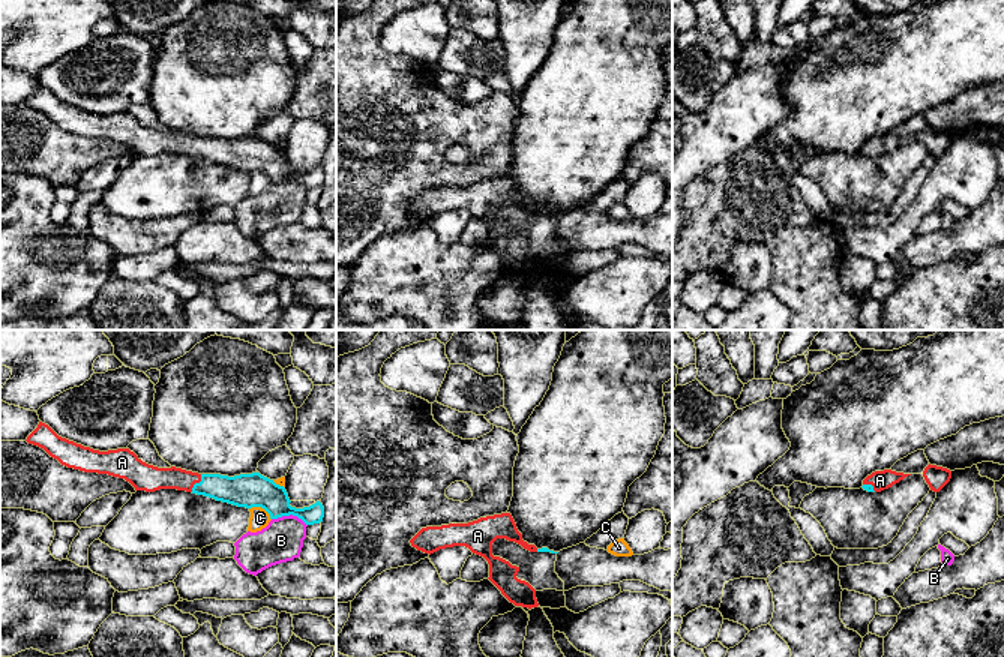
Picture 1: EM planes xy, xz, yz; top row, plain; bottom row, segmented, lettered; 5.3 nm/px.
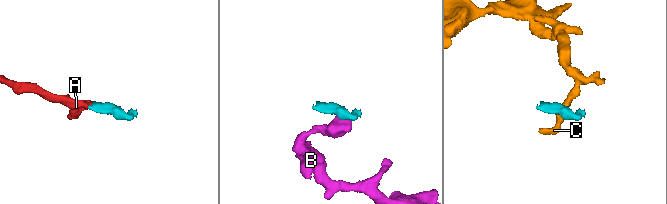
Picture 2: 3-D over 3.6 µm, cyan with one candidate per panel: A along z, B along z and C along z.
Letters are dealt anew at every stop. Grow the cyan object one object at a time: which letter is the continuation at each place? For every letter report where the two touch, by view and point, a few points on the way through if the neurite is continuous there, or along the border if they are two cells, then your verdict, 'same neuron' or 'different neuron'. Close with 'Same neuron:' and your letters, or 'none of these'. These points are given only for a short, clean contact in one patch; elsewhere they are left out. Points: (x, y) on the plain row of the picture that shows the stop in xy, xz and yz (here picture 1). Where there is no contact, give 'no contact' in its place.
A: xy (197, 147) | across xy (242, 155), (197, 147), (180, 143), (150, 143) | same neuron
B: xy (290, 177) | along xy (272, 182), (294, 179), (306, 189) | different neuron
C: xy (261, 171) | along xy (249, 171), (261, 171), (270, 183) | different neuron
Same neuron: A

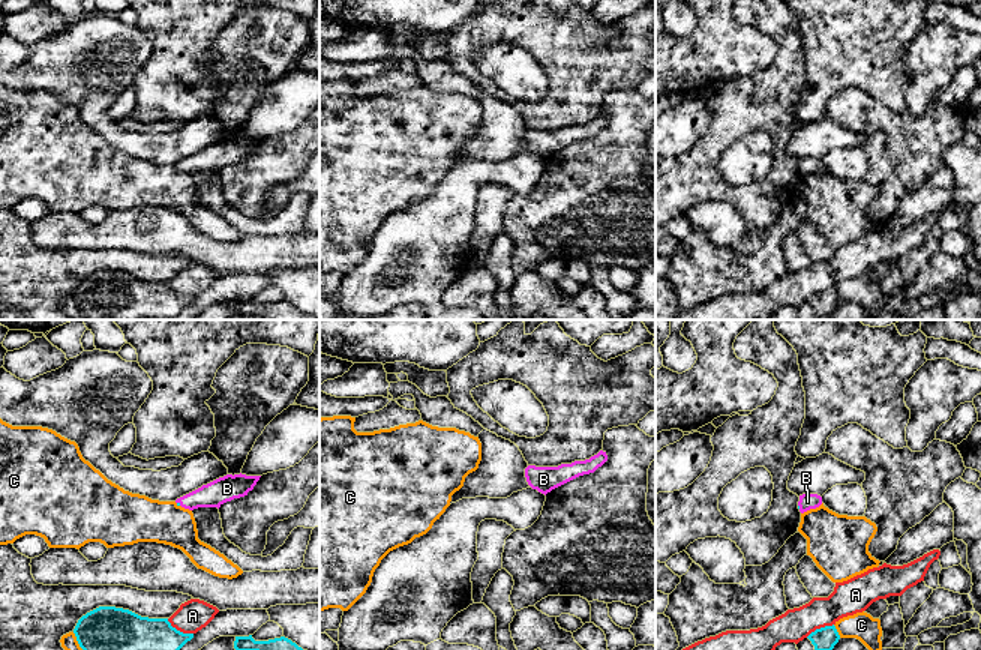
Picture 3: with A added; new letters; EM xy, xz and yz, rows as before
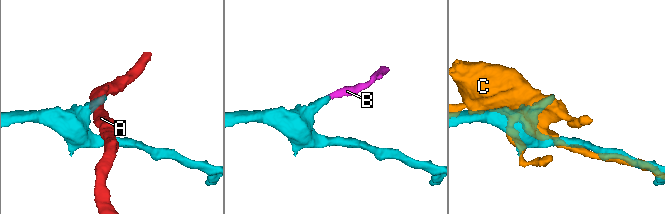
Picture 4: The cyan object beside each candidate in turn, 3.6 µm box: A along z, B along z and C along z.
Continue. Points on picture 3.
A: xy (179, 294) | along xy (167, 282), (177, 293), (192, 297) | different neuron
B: xy (179, 167) | across xy (177, 167), (179, 167), (212, 159), (222, 153) | same neuron
C: yz (836, 294) | different neuron
Same neuron: B

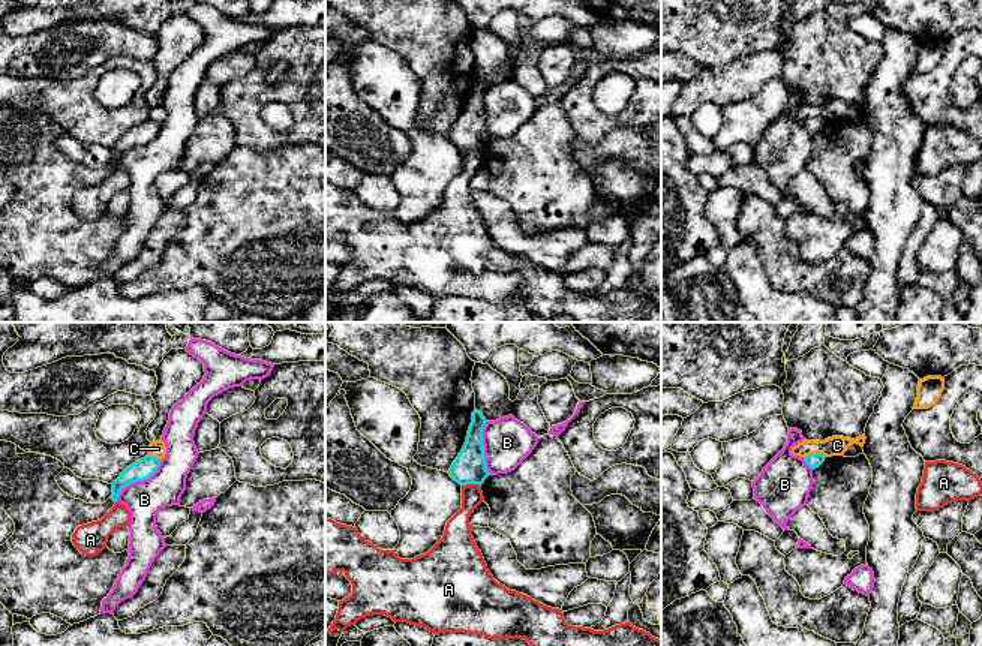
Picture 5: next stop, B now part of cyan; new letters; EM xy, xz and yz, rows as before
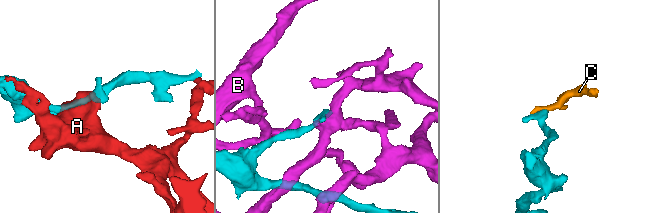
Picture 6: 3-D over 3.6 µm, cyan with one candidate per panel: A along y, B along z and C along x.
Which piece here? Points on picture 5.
A: xz (471, 147) | different neuron
B: xy (138, 144) | along xy (161, 125), (159, 131), (147, 143), (129, 147), (116, 165) | different neuron
C: yz (816, 117) | along yz (826, 120), (810, 117), (804, 122) | different neuron
Same neuron: none of these

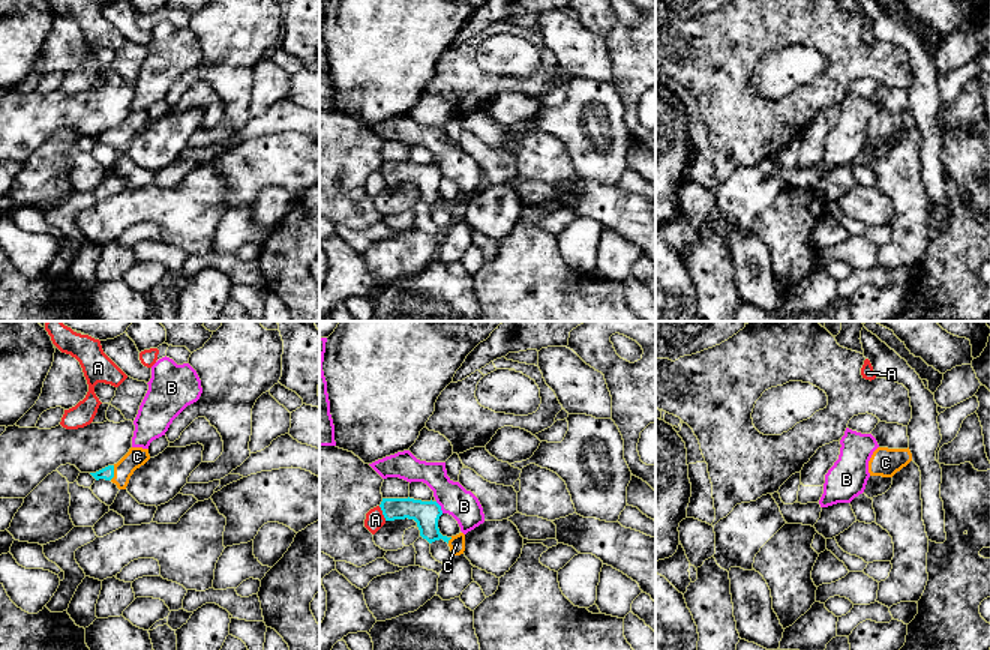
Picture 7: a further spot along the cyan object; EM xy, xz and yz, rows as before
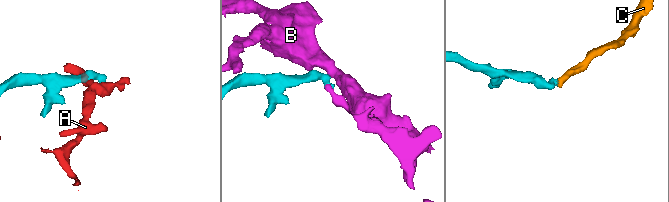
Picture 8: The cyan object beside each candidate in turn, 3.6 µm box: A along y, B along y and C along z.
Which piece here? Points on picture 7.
A: xz (383, 177) | different neuron
B: xz (440, 171) | along xz (435, 165), (443, 176) | different neuron
C: xy (113, 137) | across xy (107, 137), (113, 137), (137, 120) | same neuron
Same neuron: C

